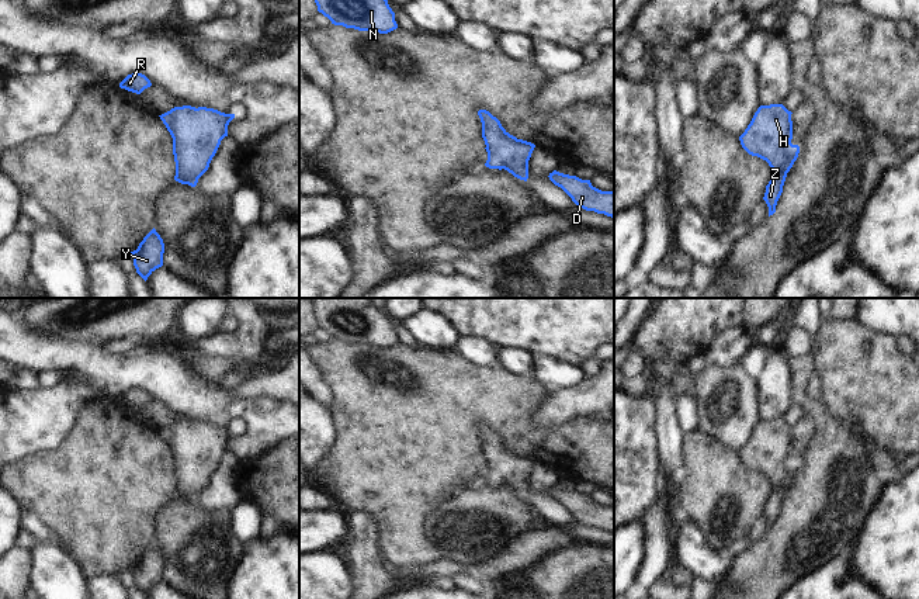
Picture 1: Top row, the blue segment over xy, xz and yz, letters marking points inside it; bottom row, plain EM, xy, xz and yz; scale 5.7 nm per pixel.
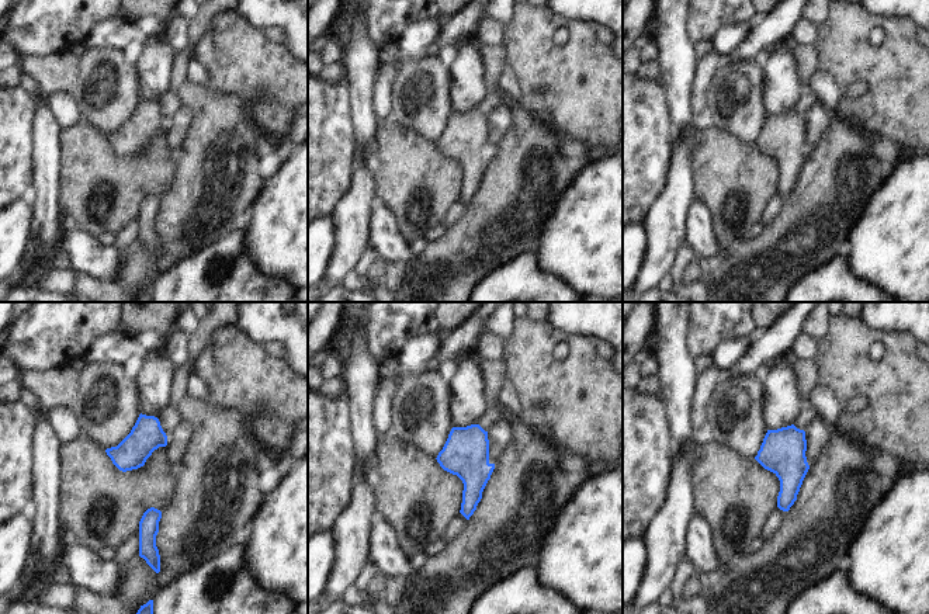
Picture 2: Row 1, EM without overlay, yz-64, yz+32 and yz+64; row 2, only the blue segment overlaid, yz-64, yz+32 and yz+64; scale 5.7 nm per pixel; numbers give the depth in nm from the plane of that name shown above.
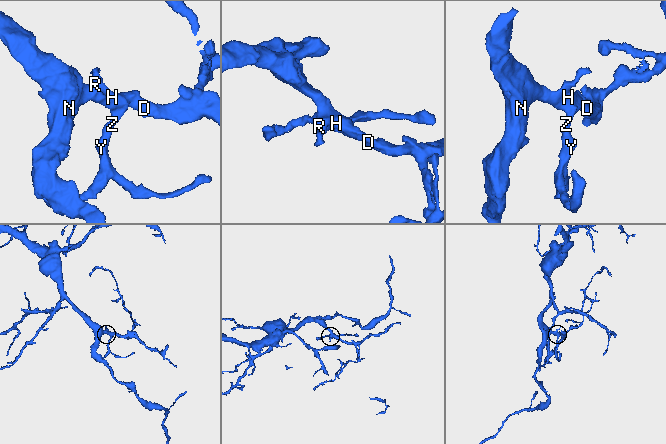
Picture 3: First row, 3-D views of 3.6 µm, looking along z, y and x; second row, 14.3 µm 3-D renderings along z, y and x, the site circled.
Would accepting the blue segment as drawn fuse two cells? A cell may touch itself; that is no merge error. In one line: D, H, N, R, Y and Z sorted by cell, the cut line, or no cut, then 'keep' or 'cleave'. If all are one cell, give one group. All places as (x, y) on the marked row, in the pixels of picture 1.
D H N R Y Z; no cut; keep

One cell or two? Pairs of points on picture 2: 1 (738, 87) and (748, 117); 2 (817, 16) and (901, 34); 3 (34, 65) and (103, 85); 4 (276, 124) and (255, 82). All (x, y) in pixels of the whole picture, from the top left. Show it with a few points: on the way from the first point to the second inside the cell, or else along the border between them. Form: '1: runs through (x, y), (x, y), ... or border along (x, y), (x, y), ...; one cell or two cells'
1: runs through (738, 94), (741, 110); one cell
2: border along (828, 14), (818, 27); two cells
3: runs through (51, 72), (86, 77); one cell
4: runs through (276, 114), (271, 99), (264, 92); one cell

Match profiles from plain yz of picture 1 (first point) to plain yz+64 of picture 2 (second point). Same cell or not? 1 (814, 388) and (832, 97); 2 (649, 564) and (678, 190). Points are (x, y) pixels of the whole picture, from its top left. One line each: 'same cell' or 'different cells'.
1: same cell
2: same cell

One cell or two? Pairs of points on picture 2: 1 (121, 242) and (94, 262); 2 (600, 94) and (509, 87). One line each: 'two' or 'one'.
1: two
2: two

